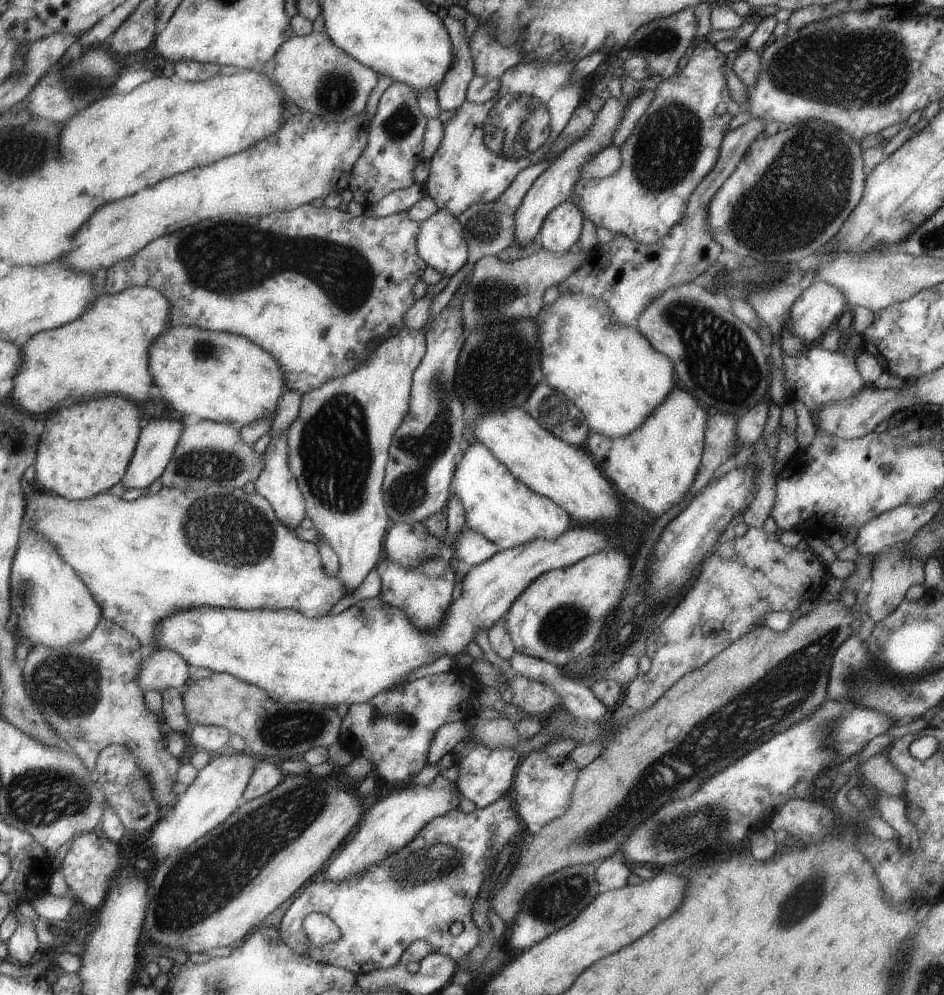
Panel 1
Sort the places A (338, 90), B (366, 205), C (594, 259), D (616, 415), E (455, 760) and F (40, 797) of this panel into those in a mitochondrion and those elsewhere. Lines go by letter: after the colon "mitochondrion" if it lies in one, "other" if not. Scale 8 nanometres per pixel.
A: mitochondrion
B: other
C: other
D: other
E: other
F: mitochondrion

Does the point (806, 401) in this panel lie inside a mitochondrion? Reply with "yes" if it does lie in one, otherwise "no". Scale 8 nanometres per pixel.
no

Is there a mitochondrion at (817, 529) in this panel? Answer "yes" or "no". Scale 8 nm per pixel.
no

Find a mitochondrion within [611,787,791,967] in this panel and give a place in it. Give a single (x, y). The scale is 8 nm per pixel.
(665, 832)

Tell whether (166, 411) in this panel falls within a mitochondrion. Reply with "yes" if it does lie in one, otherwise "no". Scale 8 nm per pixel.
no

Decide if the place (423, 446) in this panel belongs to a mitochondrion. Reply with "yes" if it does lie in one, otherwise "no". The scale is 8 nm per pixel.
yes

